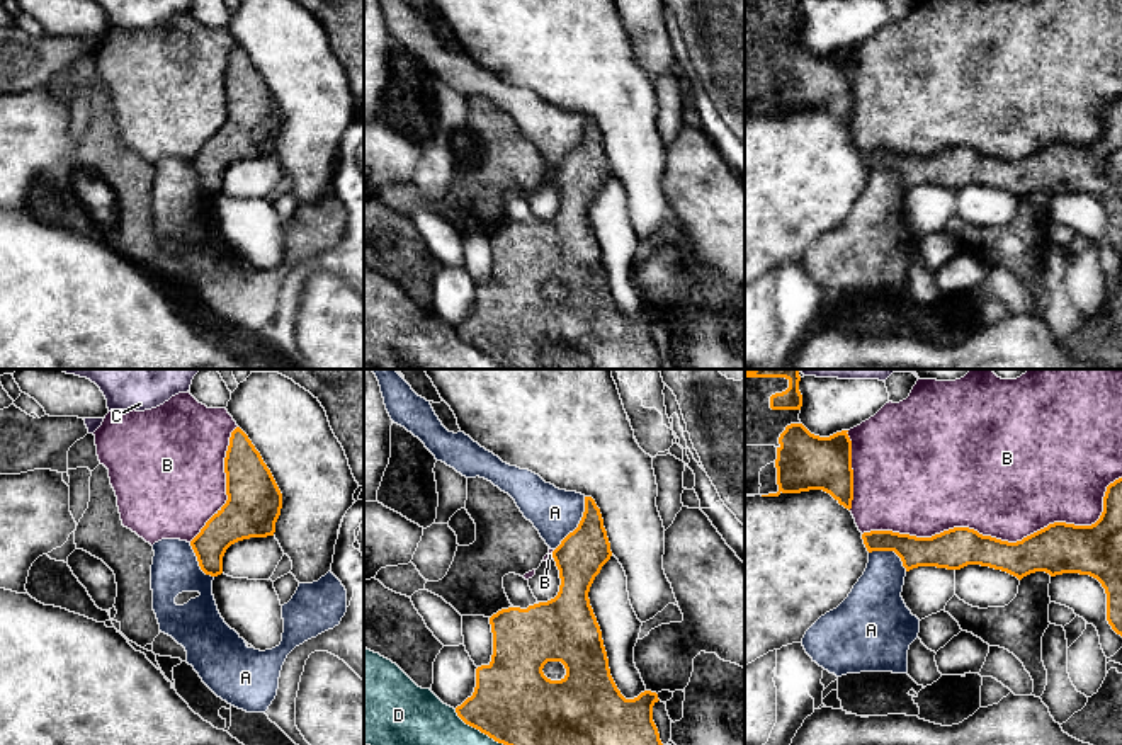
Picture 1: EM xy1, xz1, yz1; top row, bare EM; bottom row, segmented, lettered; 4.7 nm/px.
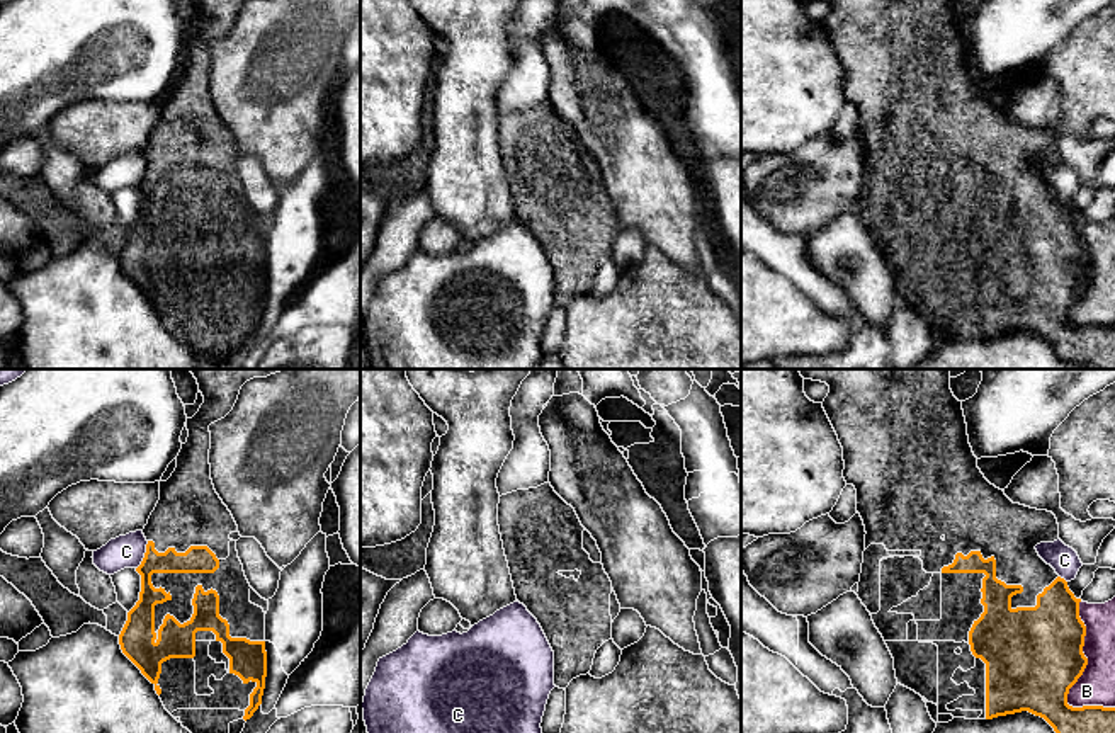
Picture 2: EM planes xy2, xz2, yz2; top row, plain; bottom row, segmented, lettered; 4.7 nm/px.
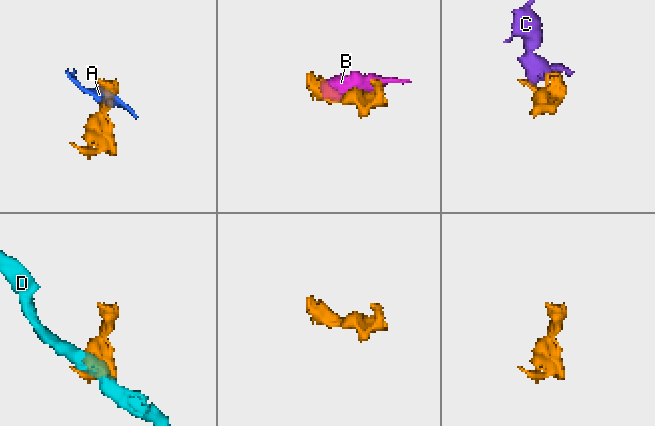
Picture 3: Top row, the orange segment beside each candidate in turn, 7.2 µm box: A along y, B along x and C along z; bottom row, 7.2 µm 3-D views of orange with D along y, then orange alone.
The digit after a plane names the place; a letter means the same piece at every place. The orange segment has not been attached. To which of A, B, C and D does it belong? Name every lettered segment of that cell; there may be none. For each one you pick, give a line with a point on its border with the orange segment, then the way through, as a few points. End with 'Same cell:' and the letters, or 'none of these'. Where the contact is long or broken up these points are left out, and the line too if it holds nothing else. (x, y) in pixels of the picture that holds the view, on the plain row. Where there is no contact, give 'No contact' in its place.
Same cell: none of these

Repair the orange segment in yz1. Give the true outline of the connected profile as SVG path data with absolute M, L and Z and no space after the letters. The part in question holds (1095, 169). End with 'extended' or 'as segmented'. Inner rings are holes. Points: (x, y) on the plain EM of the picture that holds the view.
M1122 97L1107 105L1103 131L1091 145L1054 141L1017 162L954 146L932 156L892 150L862 153L869 172L894 170L906 191L918 185L960 189L981 184L1018 199L1046 191L1096 197L1107 213L1107 240L1122 255Z | as segmented

